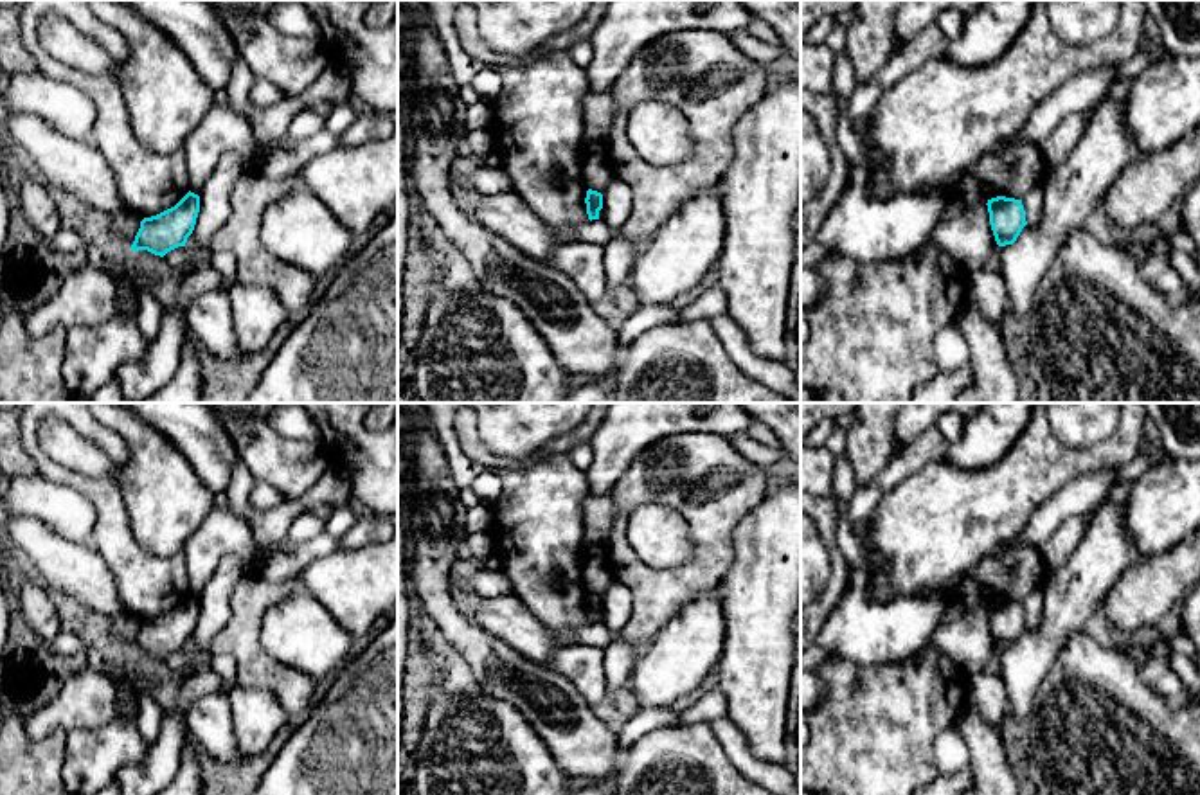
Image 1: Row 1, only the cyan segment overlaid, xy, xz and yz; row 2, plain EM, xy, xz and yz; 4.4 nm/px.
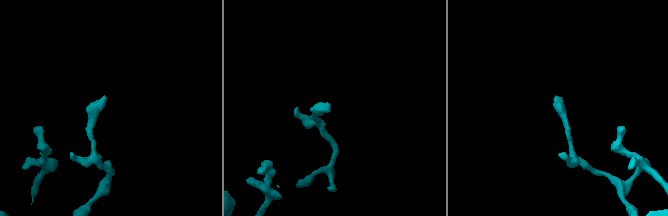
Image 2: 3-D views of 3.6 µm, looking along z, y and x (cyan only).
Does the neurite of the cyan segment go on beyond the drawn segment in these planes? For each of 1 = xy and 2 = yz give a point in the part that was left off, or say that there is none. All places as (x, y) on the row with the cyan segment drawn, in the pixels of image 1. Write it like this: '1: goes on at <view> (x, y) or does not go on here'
1: does not go on here
2: does not go on here

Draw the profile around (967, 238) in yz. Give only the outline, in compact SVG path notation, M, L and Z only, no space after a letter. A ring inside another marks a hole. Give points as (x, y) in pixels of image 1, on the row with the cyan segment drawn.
M988 205L963 207L952 219L941 223L909 257L919 257L928 246L943 250L966 273L990 266L995 261L999 245L990 225Z

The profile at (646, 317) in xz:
M642 306L630 317L626 317L622 327L617 331L617 344L621 354L631 345L631 342L644 331L658 326L658 324L673 324L676 318L675 309L667 308L651 308Z

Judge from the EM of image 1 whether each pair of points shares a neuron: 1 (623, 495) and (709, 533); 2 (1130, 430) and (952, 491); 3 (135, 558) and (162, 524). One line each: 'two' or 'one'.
1: one
2: one
3: two

